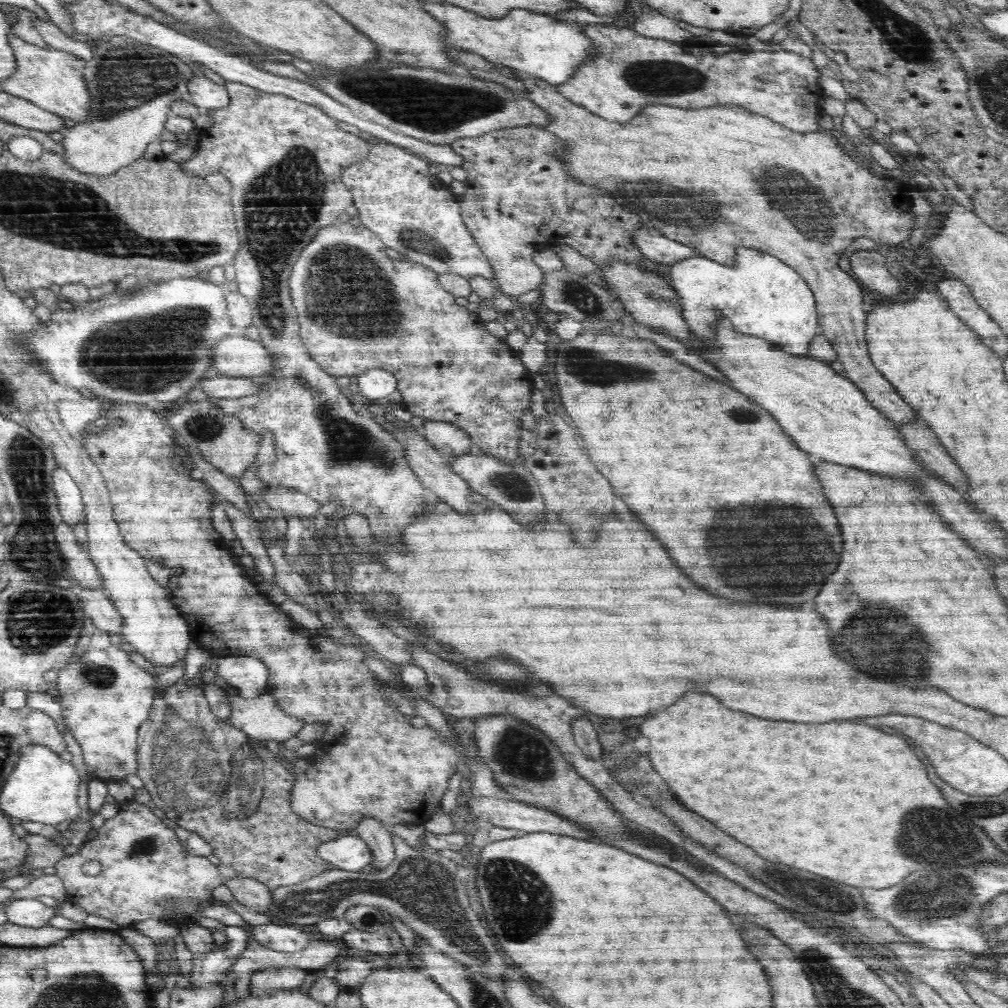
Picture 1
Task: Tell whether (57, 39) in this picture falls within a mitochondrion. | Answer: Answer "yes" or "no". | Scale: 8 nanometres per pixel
no

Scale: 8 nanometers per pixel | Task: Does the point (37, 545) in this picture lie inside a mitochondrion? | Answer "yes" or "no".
yes

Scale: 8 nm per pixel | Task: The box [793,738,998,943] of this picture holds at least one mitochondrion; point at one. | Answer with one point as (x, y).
(953, 896)

